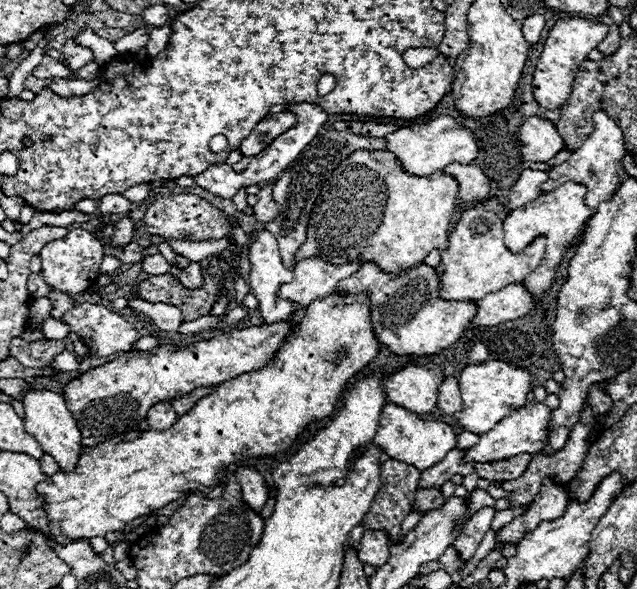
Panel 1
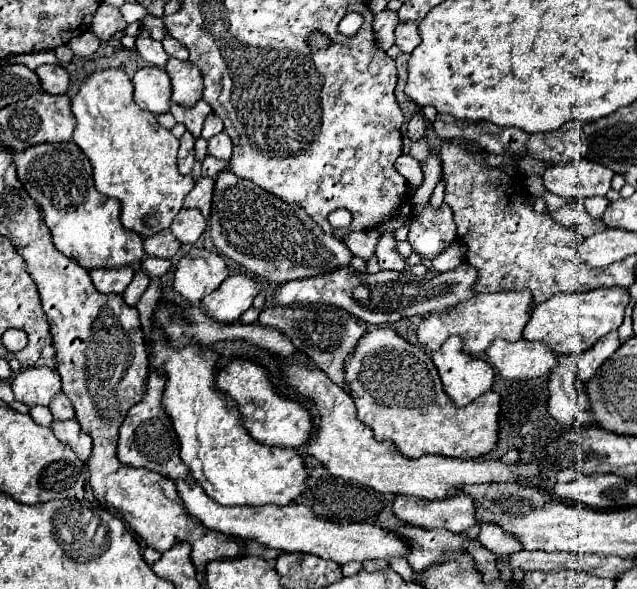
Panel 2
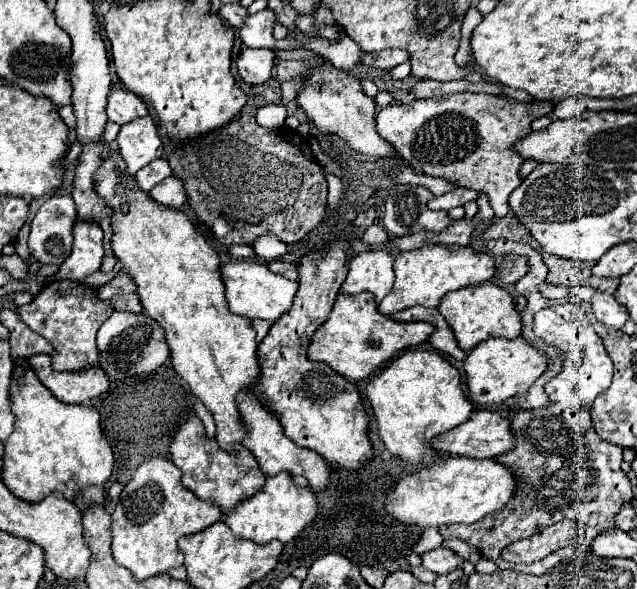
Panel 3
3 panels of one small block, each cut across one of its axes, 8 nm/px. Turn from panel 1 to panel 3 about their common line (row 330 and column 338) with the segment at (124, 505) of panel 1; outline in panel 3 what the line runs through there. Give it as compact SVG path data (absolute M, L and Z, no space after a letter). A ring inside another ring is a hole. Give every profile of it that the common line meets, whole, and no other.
M370 292L354 296L338 294L328 320L314 332L310 340L308 358L326 362L346 380L364 380L380 364L392 360L398 352L428 340L432 330L434 328L428 322L396 322L390 316L380 314Z

